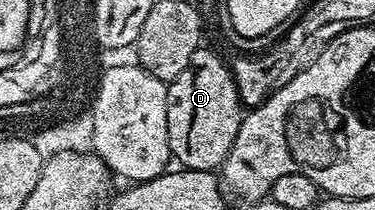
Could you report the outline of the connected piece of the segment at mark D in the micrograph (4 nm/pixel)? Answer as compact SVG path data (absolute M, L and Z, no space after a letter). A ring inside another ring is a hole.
M202 46L190 58L190 66L167 85L166 127L169 131L169 150L181 169L193 168L199 172L211 172L223 165L230 146L238 134L242 119L240 95L232 81L227 63L224 64Z

